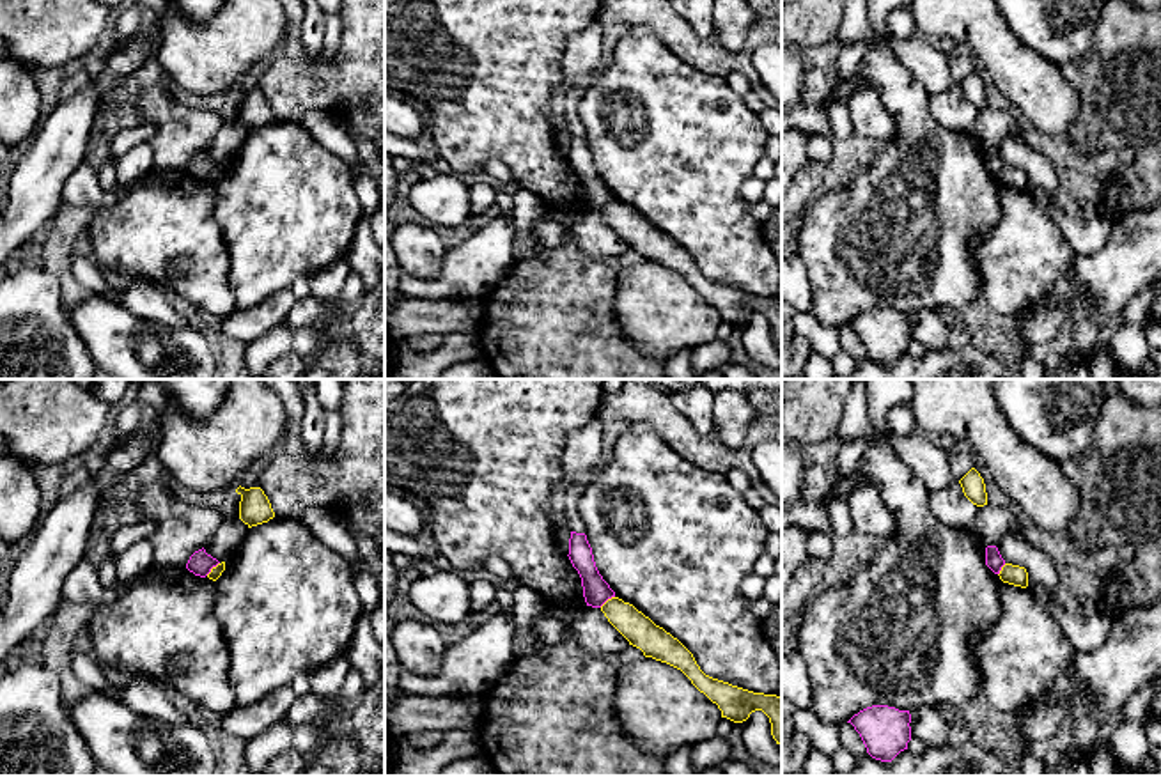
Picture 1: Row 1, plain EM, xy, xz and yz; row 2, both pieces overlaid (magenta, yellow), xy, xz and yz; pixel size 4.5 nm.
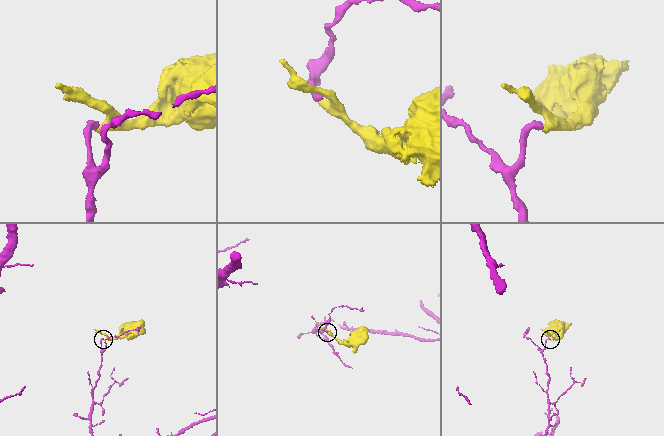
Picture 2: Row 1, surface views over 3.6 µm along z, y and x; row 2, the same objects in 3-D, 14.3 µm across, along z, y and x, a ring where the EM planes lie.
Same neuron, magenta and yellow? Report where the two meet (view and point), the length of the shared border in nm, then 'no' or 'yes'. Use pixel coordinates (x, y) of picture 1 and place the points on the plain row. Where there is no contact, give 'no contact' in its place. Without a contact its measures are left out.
contact xy (211, 170); length 90 nm; no

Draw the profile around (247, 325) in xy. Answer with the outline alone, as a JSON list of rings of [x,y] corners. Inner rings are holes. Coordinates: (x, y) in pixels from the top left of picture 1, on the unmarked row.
[[[284,289],[252,308],[236,310],[222,319],[223,333],[248,345],[277,324],[282,324],[294,301],[291,289]]]

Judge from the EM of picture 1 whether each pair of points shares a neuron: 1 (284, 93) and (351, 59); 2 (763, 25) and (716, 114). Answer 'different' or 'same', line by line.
1: same
2: different

